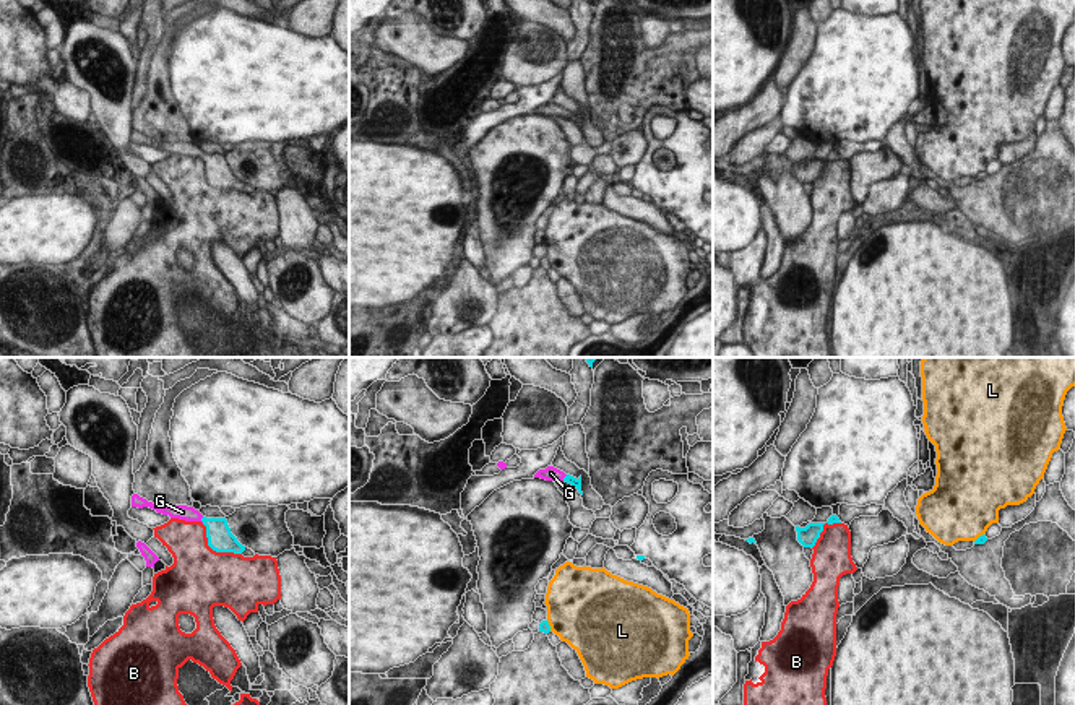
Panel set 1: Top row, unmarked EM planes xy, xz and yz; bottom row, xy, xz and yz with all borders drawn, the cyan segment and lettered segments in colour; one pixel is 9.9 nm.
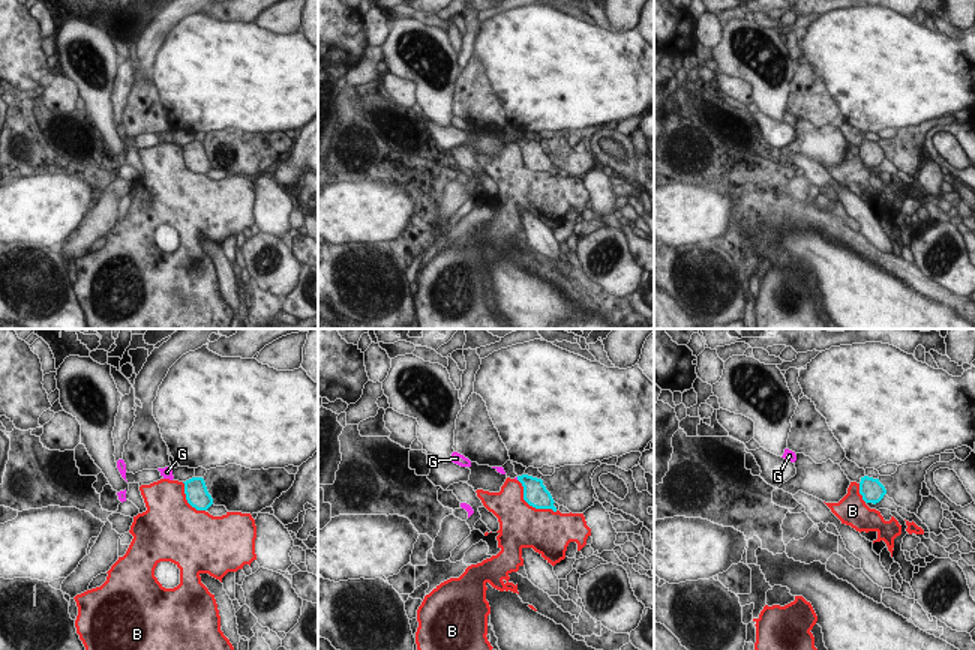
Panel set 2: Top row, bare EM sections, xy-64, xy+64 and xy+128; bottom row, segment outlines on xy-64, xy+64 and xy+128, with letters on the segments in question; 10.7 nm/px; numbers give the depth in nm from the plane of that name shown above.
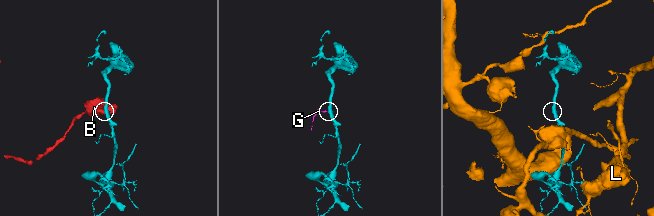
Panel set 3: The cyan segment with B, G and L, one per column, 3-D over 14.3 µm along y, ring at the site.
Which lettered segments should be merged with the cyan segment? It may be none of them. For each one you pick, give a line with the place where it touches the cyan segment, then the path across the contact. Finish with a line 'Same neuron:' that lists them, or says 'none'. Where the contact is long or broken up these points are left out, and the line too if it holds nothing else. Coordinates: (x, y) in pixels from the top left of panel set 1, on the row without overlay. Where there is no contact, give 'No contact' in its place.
G: Touches cyan at xy (202, 156). Path across: xy (220, 174), (202, 156), (182, 148)
Same neuron: G

